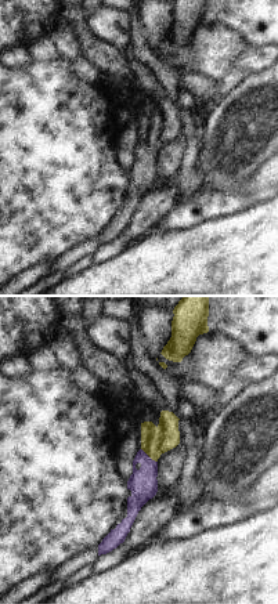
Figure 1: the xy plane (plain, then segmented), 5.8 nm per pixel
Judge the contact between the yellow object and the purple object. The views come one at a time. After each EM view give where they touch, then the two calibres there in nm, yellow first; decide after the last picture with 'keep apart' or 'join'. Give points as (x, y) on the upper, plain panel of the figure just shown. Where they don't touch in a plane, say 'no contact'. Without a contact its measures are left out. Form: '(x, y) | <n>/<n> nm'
(150, 147) | 160/170 nm

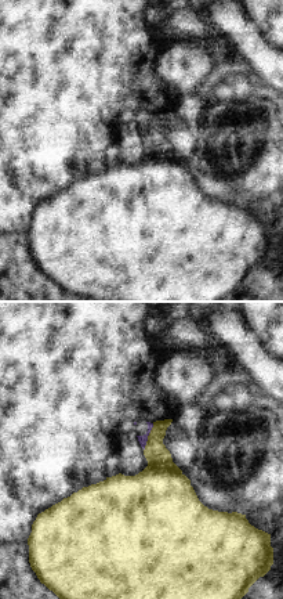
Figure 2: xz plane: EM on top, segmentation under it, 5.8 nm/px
(148, 127) | 220/50 nm

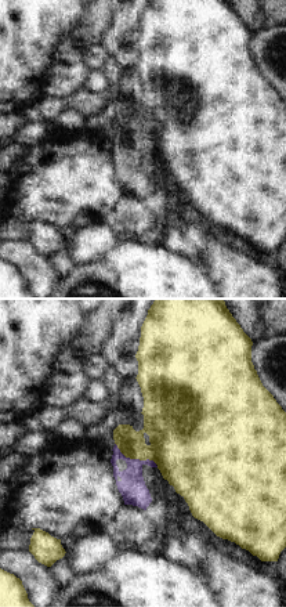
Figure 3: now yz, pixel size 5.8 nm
(134, 148) | 300/150 nm

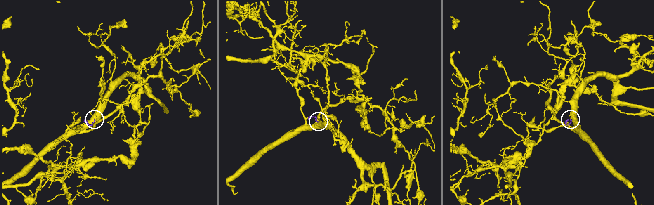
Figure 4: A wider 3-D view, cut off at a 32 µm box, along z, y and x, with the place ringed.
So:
keep apart

